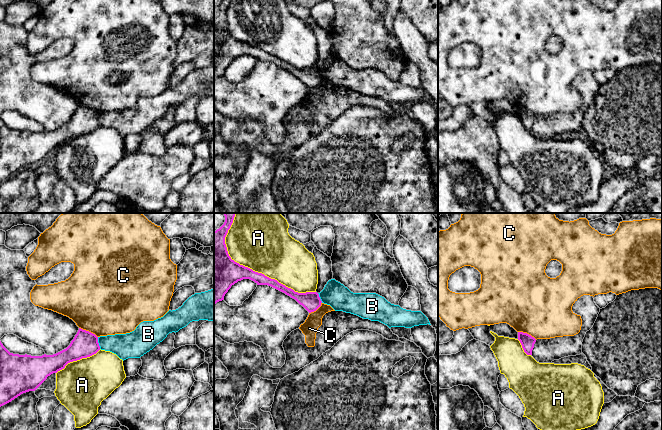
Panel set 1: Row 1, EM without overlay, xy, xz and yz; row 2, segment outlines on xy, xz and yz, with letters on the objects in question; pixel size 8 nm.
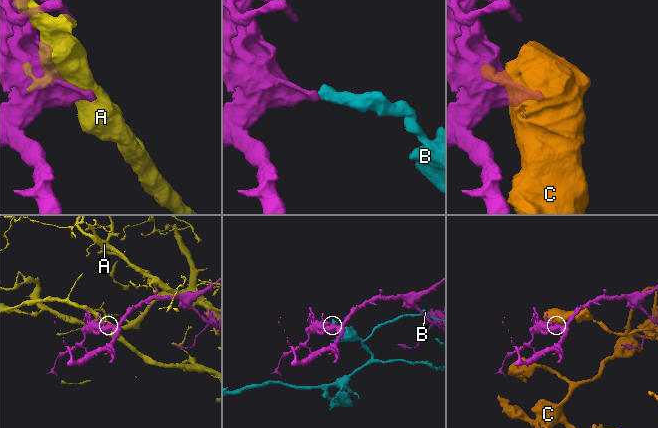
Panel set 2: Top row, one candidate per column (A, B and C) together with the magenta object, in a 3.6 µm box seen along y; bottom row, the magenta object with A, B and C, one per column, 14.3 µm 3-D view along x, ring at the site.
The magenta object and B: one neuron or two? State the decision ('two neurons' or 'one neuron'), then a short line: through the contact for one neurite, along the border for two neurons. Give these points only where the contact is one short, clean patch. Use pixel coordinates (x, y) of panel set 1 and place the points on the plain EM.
two neurons; line xy (97, 113), (100, 124)

